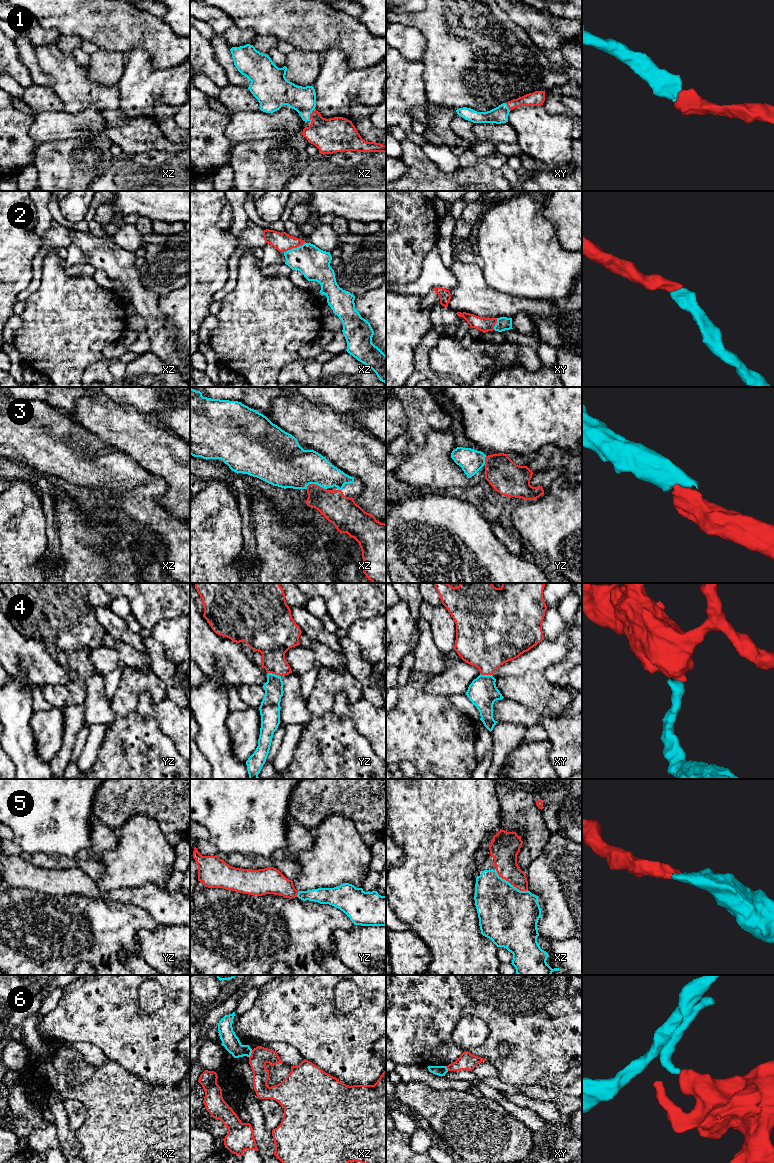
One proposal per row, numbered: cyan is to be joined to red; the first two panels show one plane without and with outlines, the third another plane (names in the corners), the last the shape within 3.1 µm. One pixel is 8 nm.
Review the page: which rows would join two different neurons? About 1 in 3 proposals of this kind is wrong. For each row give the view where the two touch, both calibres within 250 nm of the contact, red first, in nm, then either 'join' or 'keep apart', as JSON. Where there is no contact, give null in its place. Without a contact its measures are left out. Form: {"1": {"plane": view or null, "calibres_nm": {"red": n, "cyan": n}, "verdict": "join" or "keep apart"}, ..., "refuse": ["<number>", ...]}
{"1": {"plane": "xz", "calibres_nm": {"red": 280, "cyan": 200}, "verdict": "join"}, "2": {"plane": "xz", "calibres_nm": {"red": 150, "cyan": 260}, "verdict": "join"}, "3": {"plane": "xz", "calibres_nm": {"red": 240, "cyan": 360}, "verdict": "join"}, "4": {"plane": "yz", "calibres_nm": {"red": 260, "cyan": 150}, "verdict": "join"}, "5": {"plane": "xz", "calibres_nm": {"red": 200, "cyan": 440}, "verdict": "join"}, "6": {"plane": "xz", "calibres_nm": {"red": 150, "cyan": 140}, "verdict": "keep apart"}, "refuse": ["6"]}

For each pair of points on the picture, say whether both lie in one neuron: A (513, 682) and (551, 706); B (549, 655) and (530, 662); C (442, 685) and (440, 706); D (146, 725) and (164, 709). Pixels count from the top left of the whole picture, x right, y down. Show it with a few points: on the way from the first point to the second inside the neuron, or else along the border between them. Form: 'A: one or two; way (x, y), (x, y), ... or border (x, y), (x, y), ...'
A: one; way (522, 688), (531, 689), (542, 697)
B: one; way (544, 655), (535, 659)
C: two; border (442, 672), (427, 682), (424, 687), (427, 693)
D: two; border (138, 700), (137, 711), (151, 717), (168, 736)

